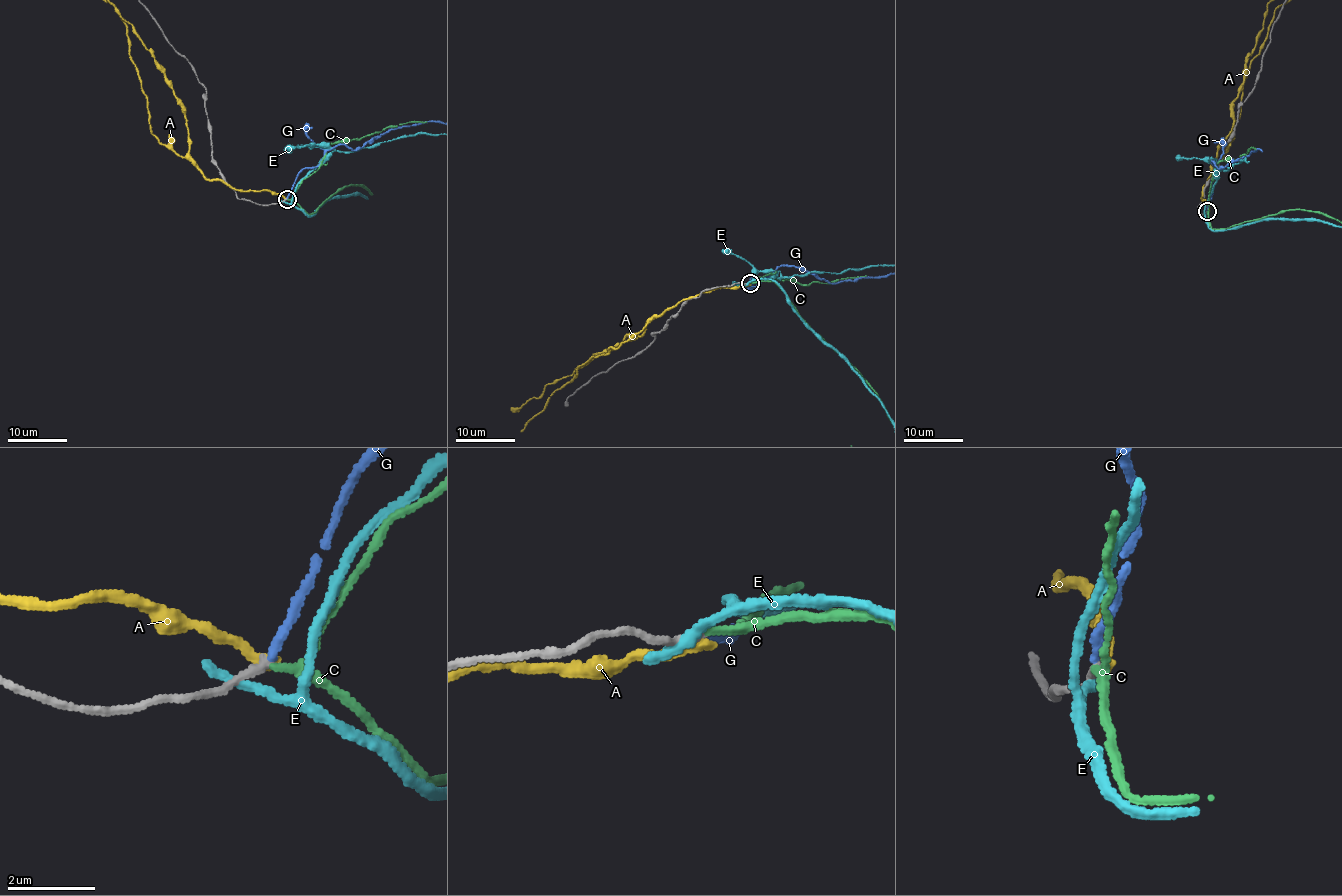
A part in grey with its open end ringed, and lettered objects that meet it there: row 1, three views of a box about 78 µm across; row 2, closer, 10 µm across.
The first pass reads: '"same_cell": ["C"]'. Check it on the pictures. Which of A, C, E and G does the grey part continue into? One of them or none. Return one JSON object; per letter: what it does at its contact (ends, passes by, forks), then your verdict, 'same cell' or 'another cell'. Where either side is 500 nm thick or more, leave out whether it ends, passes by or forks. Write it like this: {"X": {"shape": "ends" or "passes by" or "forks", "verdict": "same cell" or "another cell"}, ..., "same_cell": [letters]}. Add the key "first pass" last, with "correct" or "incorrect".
{"A": {"shape": "ends", "verdict": "another cell"}, "C": {"shape": "passes by", "verdict": "same cell"}, "E": {"shape": "ends", "verdict": "another cell"}, "G": {"shape": "ends", "verdict": "another cell"}, "same_cell": ["C"], "first pass": "correct"}

